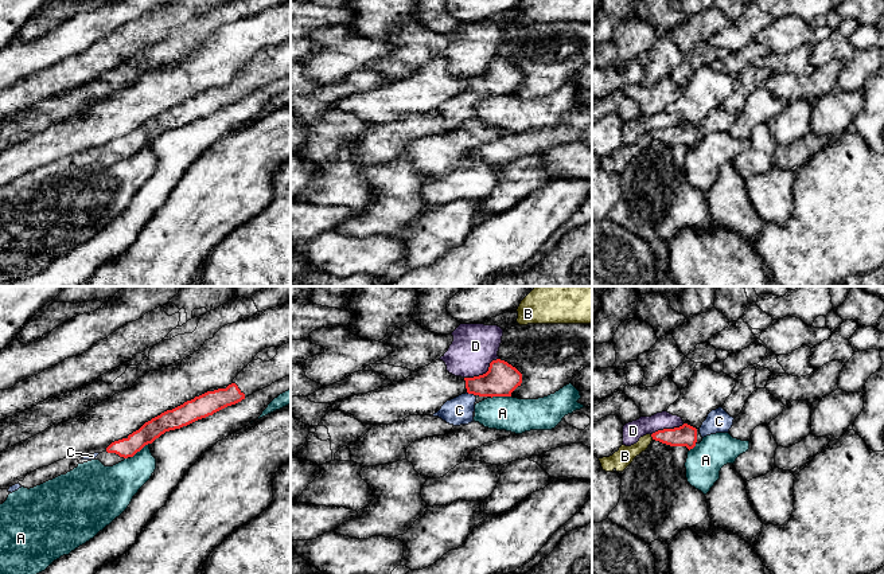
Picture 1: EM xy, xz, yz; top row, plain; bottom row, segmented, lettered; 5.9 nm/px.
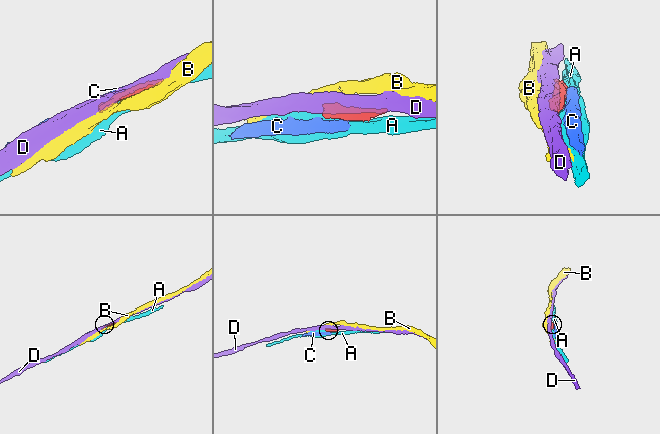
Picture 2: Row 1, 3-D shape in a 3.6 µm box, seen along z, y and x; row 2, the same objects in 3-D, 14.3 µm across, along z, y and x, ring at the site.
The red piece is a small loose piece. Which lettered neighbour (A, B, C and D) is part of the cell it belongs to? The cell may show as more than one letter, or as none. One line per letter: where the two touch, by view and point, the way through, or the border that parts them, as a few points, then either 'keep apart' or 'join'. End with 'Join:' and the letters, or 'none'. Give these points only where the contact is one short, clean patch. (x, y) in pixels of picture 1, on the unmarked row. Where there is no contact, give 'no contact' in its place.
A: meets red in xz at (501, 94); keep apart
B: meets red in yz at (651, 135); border along yz (650, 133), (653, 137); keep apart
C: meets red in xz at (471, 92); runs through xz (501, 78), (478, 85), (471, 92), (459, 109); join
D: meets red in xz at (483, 73); keep apart
Join: C

